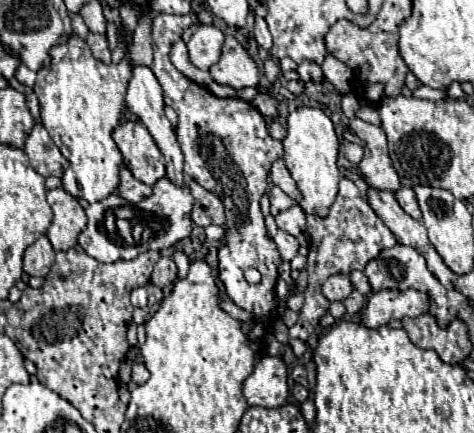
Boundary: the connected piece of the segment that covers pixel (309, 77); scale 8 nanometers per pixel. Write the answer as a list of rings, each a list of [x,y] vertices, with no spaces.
[[[303,61],[299,67],[297,67],[297,73],[299,73],[299,79],[301,81],[319,81],[323,79],[323,73],[321,73],[321,67],[313,61]]]

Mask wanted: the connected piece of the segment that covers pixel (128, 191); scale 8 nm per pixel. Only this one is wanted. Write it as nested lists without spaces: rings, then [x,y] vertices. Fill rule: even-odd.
[[[121,169],[121,181],[119,181],[119,187],[117,187],[117,193],[123,197],[123,199],[129,199],[129,203],[137,203],[141,201],[143,197],[149,197],[151,195],[151,187],[137,181],[129,169]]]

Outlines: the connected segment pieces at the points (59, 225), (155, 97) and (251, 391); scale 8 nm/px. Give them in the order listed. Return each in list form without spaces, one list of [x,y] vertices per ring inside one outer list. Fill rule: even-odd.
[[[51,189],[47,193],[47,203],[53,209],[53,221],[47,231],[47,237],[55,251],[67,251],[75,247],[77,235],[85,229],[87,217],[75,197],[63,189]]]
[[[135,67],[135,69],[133,69],[133,77],[131,77],[129,87],[127,87],[125,103],[127,103],[129,111],[135,113],[135,115],[141,119],[141,123],[149,129],[151,137],[155,139],[157,147],[161,149],[161,153],[163,153],[163,157],[165,157],[165,161],[167,161],[167,177],[169,177],[175,185],[179,185],[179,187],[185,185],[185,183],[183,183],[183,153],[181,153],[179,143],[177,143],[177,139],[175,139],[173,125],[169,123],[169,119],[167,119],[165,113],[163,113],[165,103],[163,103],[161,85],[157,83],[157,79],[155,79],[155,75],[153,75],[153,71],[151,71],[149,67]]]
[[[263,355],[253,373],[243,383],[243,395],[249,405],[257,407],[281,407],[287,403],[287,367],[281,357]]]

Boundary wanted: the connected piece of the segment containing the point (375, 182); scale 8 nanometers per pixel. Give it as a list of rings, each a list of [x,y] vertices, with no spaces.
[[[361,119],[349,121],[351,131],[363,141],[363,159],[359,163],[361,175],[369,181],[375,189],[391,189],[397,191],[401,187],[395,169],[391,167],[391,159],[387,155],[387,139],[381,127],[363,123]]]

